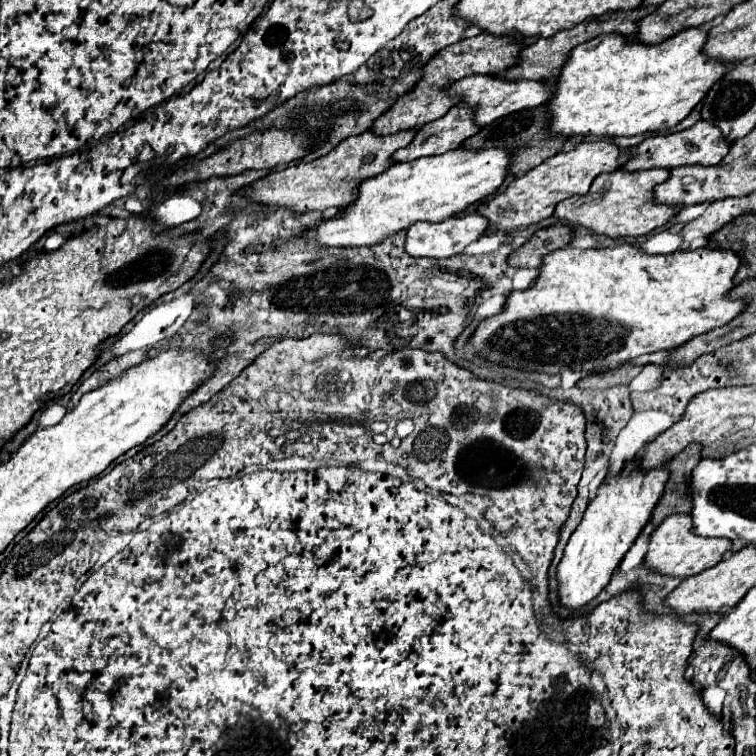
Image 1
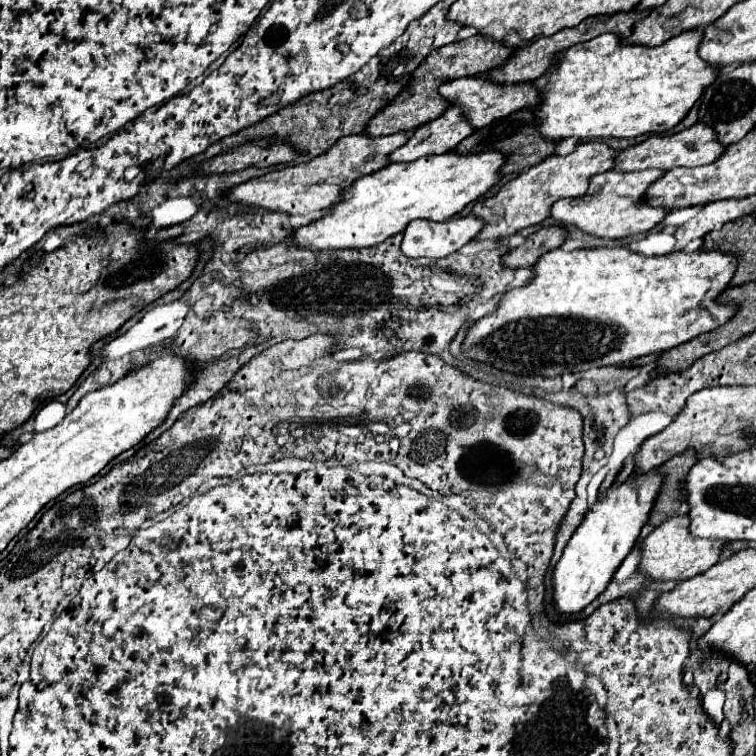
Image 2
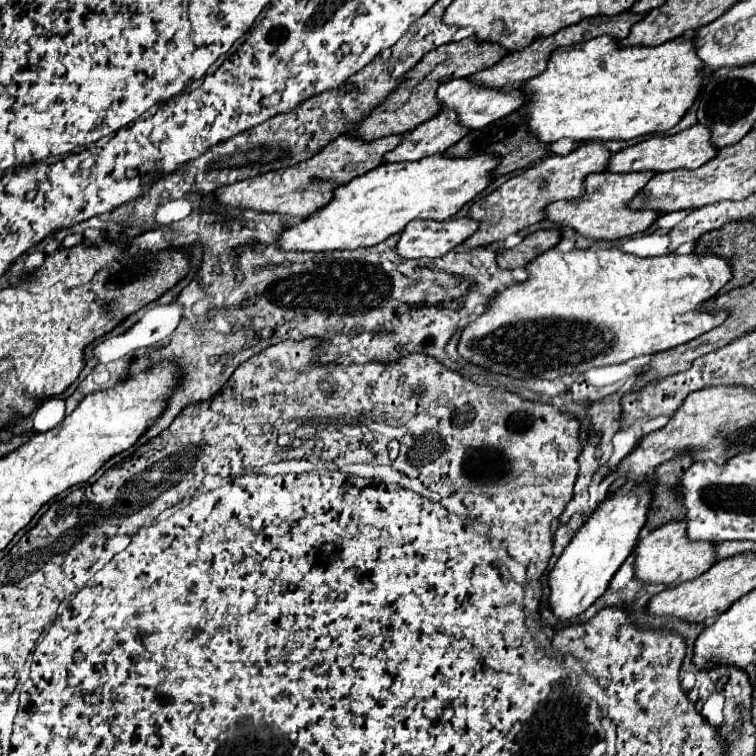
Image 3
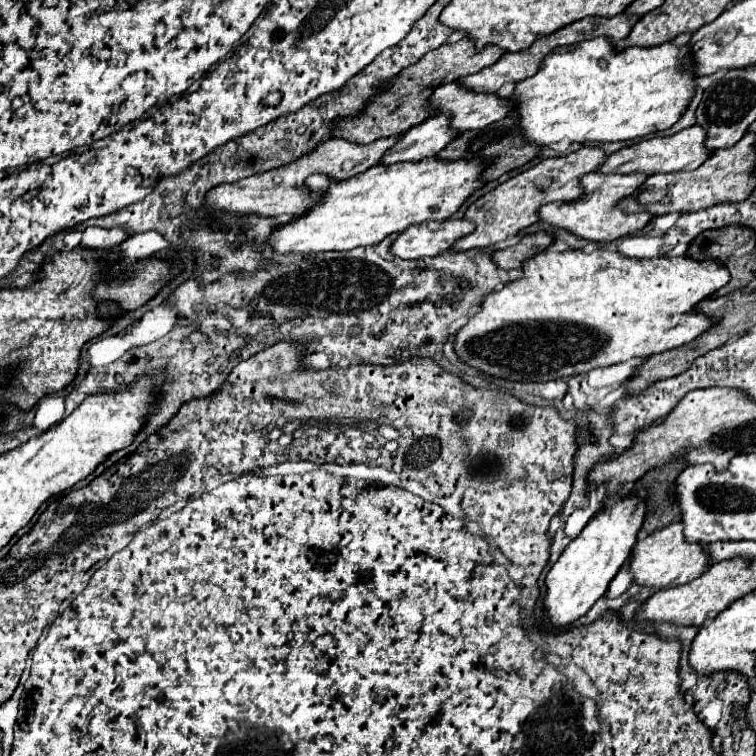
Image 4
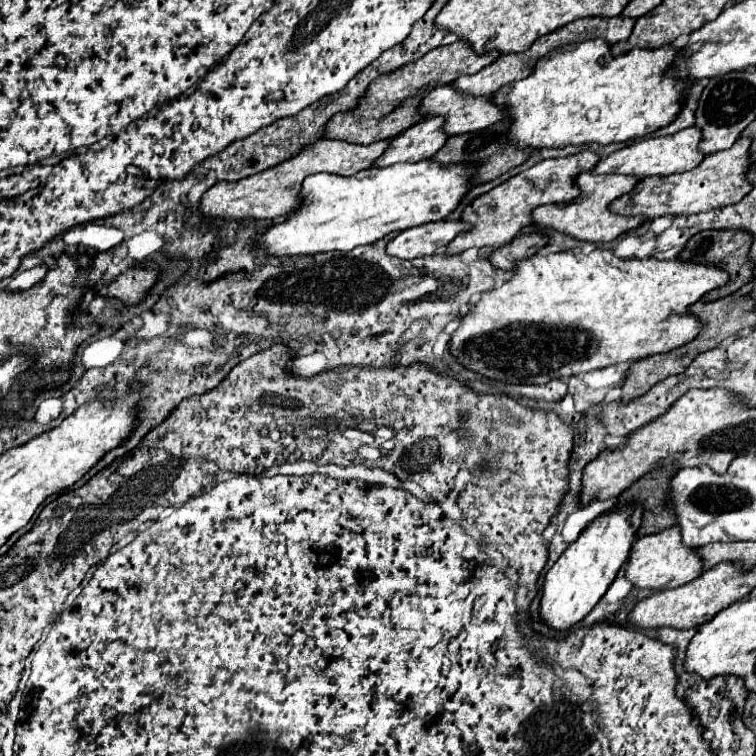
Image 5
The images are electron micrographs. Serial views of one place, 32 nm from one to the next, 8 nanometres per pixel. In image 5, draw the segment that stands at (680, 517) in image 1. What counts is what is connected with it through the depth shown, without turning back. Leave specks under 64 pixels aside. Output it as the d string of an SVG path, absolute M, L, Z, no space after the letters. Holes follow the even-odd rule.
M676 526L666 528L660 534L638 538L634 542L630 556L628 556L628 562L626 562L628 582L632 582L632 586L638 590L650 590L650 592L678 588L682 584L694 580L700 572L702 572L700 560L694 554L694 548L680 544L680 530Z

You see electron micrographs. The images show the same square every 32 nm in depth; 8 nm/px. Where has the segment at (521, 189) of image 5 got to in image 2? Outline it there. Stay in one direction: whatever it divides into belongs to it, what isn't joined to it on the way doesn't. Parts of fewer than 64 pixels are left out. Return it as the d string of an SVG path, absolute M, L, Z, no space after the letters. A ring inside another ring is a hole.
M582 142L568 156L558 156L558 154L548 156L540 164L536 164L530 170L508 180L502 186L502 190L498 190L494 196L488 196L474 204L474 216L484 220L484 228L476 234L476 238L472 242L504 240L510 234L516 234L518 230L522 230L526 226L540 224L542 220L548 218L548 208L556 200L584 196L584 192L588 188L588 178L592 174L612 170L614 158L616 158L616 152L612 148L608 148L604 142Z

